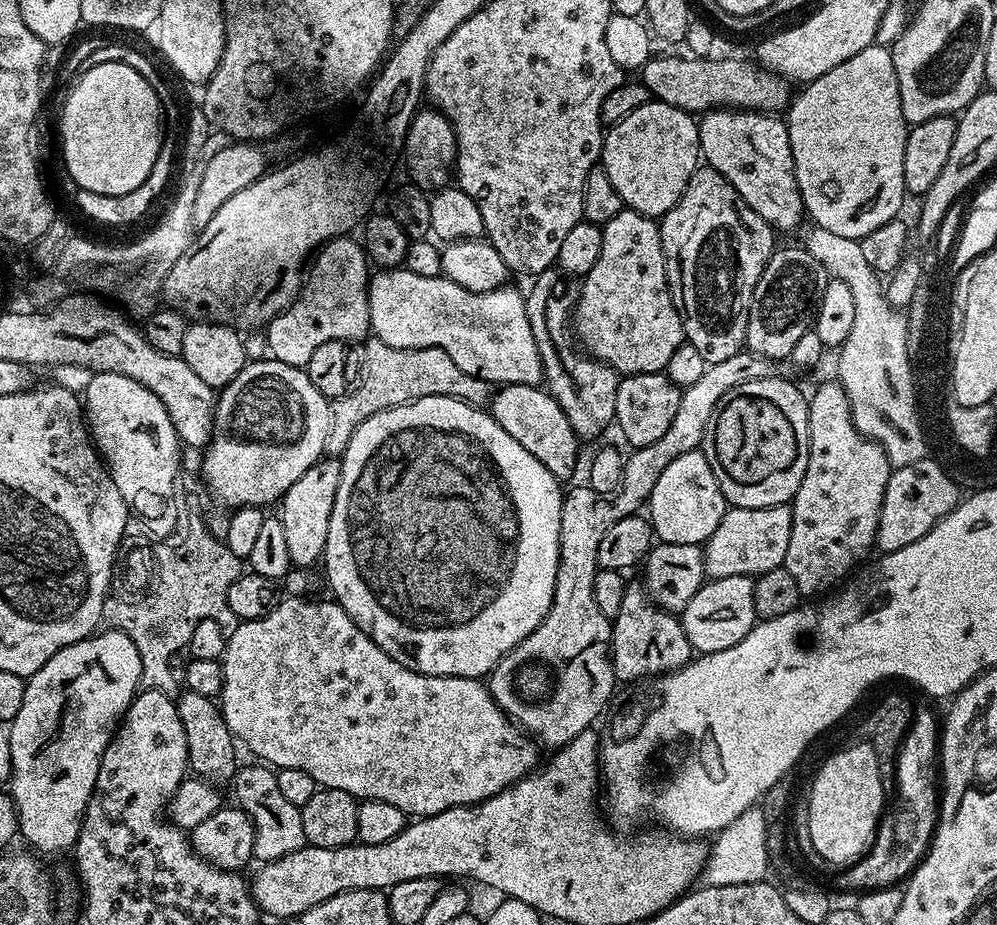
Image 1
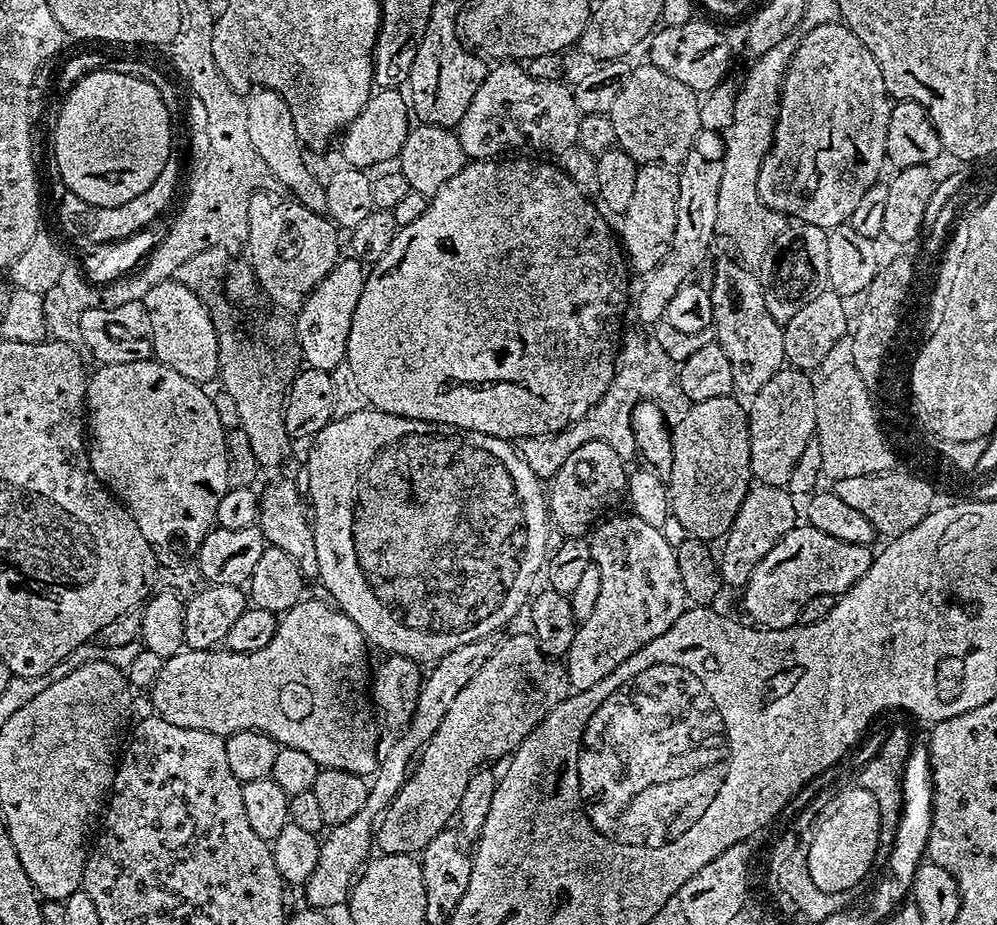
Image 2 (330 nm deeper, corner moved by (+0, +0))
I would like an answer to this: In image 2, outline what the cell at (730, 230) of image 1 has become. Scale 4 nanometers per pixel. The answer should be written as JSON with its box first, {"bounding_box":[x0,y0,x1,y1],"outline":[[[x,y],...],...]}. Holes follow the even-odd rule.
{"bounding_box":[710,260,785,398],"outline":[[[724,260],[716,268],[716,277],[710,283],[714,302],[712,328],[715,343],[720,344],[722,350],[726,350],[726,358],[730,358],[735,391],[741,397],[751,398],[758,390],[762,390],[762,386],[766,386],[766,382],[770,382],[770,378],[774,378],[774,374],[785,367],[782,346],[784,330],[766,306],[761,277],[756,277],[750,269],[743,268],[748,266],[740,264]]]}

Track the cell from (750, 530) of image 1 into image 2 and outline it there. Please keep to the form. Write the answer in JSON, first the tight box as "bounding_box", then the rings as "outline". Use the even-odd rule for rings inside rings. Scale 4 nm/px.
{"bounding_box":[834,468,936,538],"outline":[[[891,468],[878,474],[858,474],[855,478],[842,478],[835,481],[834,490],[846,506],[866,514],[876,527],[881,537],[891,538],[900,536],[906,530],[918,526],[922,518],[932,511],[936,496],[928,489],[927,484],[921,484],[918,479],[907,476],[904,470]]]}

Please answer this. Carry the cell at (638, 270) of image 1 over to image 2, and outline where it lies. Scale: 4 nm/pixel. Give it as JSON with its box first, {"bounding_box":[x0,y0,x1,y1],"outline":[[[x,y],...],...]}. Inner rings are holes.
{"bounding_box":[618,164,679,274],"outline":[[[641,164],[638,178],[634,181],[634,195],[630,197],[630,206],[619,217],[618,238],[622,243],[622,251],[633,273],[645,274],[658,267],[671,250],[675,223],[678,217],[679,178],[667,164]]]}

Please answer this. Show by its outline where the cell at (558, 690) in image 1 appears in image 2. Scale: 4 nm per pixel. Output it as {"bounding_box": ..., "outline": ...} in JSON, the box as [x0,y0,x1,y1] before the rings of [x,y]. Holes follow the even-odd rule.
{"bounding_box":[374,635,570,856],"outline":[[[527,635],[512,636],[500,645],[497,643],[486,662],[479,667],[478,674],[456,695],[438,732],[419,753],[407,780],[375,825],[374,844],[381,853],[407,856],[420,854],[440,831],[453,823],[462,802],[462,794],[466,791],[466,782],[470,782],[472,775],[491,765],[491,760],[515,752],[520,743],[536,729],[536,725],[541,724],[563,700],[568,699],[570,689],[567,667],[559,659],[544,653],[535,635]]]}

